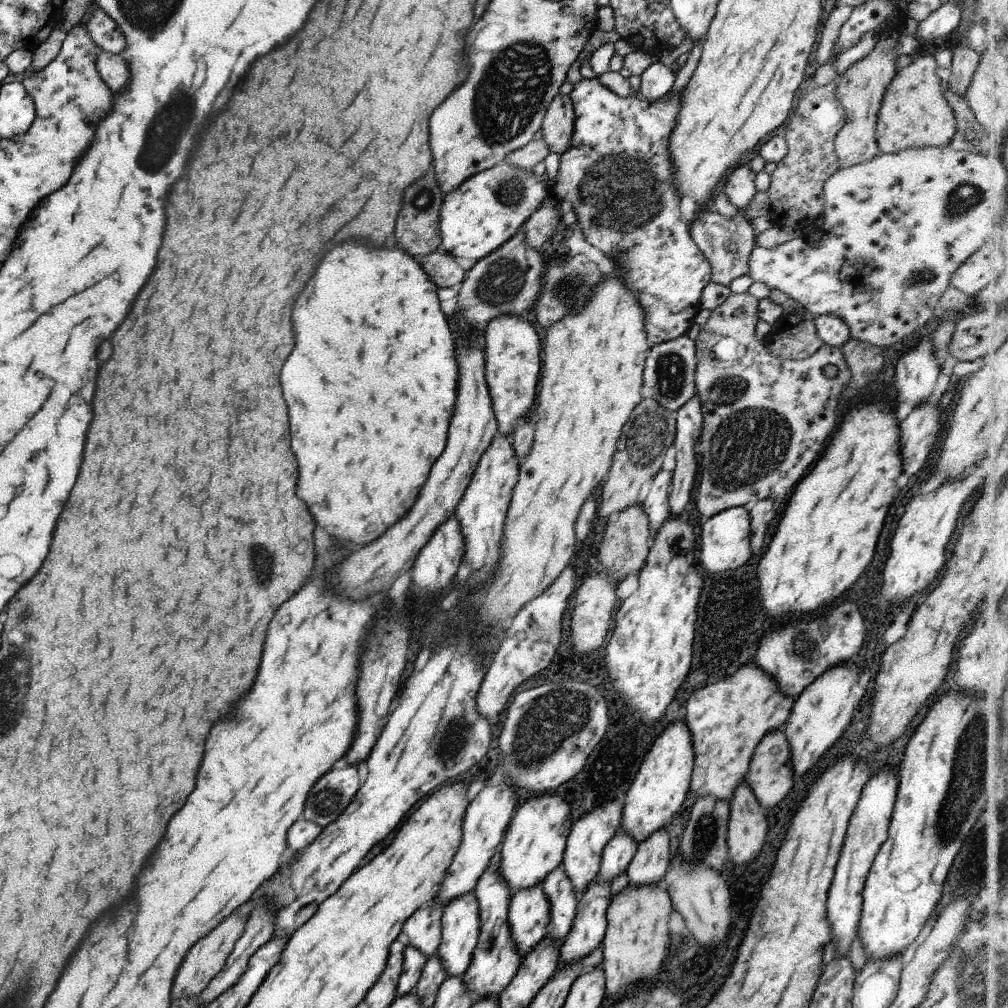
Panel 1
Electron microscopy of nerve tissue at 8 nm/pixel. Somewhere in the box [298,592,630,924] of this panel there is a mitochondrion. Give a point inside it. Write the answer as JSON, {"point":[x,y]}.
{"point":[552,718]}

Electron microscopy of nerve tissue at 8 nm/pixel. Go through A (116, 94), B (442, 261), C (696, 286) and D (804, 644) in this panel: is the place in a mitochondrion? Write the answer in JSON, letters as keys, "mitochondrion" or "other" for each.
{"A":"other","B":"other","C":"other","D":"mitochondrion"}

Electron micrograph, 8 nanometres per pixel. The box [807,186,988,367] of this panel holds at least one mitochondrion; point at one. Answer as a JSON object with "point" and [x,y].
{"point":[921,275]}

